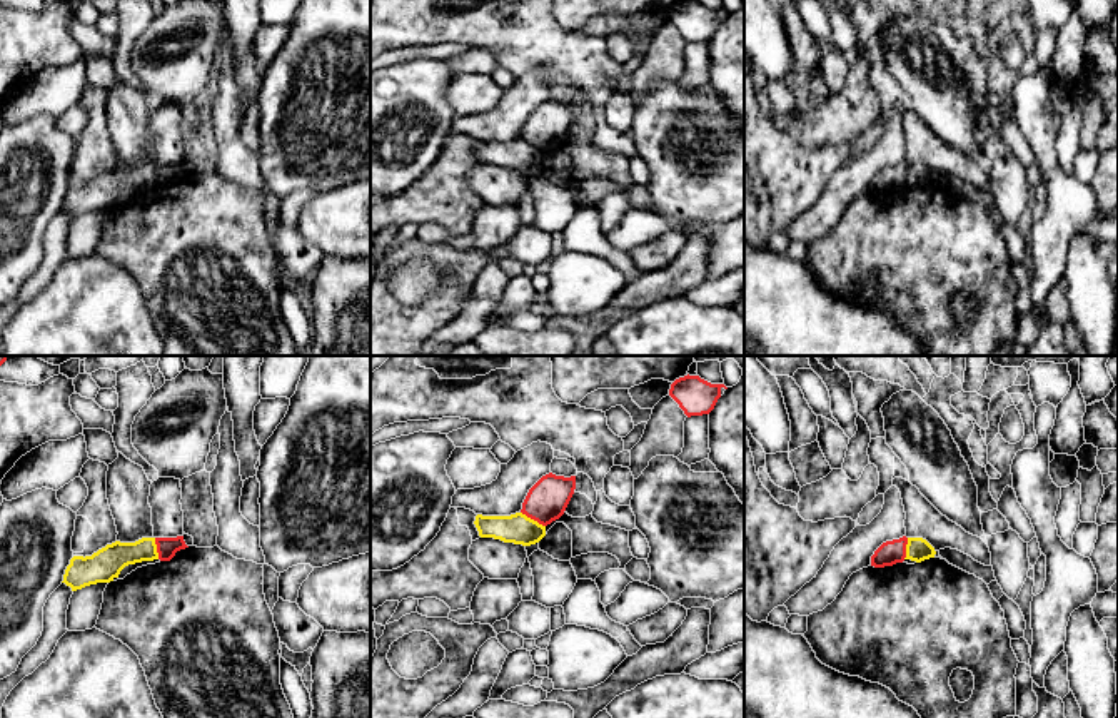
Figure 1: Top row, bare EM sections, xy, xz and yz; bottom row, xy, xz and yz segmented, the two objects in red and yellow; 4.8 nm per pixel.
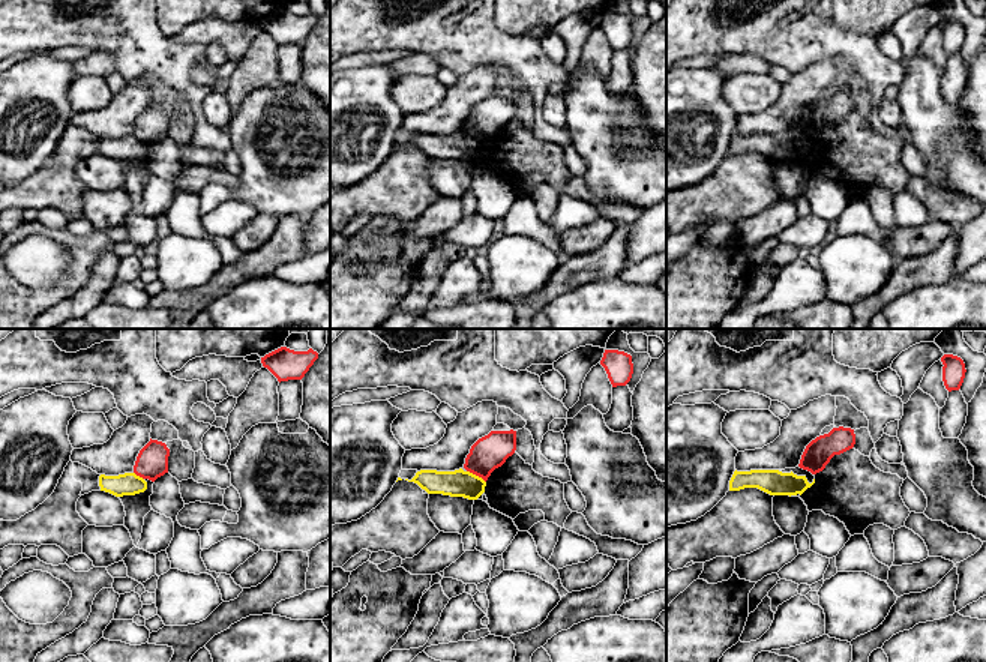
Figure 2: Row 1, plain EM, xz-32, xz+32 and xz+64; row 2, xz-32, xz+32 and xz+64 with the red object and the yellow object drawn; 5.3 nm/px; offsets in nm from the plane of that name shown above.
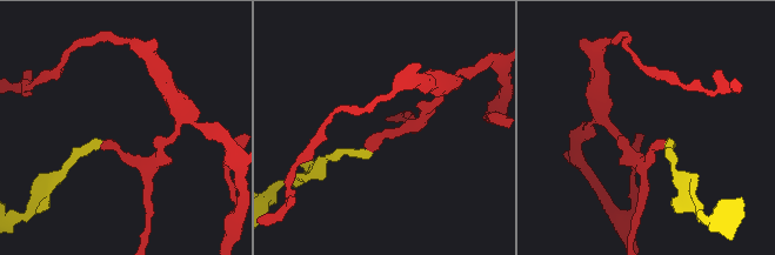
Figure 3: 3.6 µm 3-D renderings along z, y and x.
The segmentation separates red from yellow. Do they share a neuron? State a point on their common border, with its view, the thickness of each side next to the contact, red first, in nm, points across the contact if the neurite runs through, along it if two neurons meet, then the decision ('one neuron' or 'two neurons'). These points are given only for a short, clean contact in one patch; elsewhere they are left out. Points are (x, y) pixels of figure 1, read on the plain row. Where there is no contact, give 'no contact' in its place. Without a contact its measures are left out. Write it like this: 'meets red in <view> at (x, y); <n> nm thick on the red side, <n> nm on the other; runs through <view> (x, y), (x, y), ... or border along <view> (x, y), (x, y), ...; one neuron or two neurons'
meets red in xz at (533, 144); 200 nm thick on the red side, 150 nm on the other; border along xz (521, 137), (544, 152); two neurons

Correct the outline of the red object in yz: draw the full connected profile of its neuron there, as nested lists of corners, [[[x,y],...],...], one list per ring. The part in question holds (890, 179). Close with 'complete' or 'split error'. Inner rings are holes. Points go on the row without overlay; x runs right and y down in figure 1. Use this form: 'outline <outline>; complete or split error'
outline [[[906,162],[883,169],[871,182],[871,192],[884,194],[893,192],[896,189],[903,189],[906,184],[906,170]]]; complete

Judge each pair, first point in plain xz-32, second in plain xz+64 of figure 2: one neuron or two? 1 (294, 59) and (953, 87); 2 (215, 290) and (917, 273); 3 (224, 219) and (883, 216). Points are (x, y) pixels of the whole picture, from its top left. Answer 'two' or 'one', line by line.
1: one
2: one
3: two

